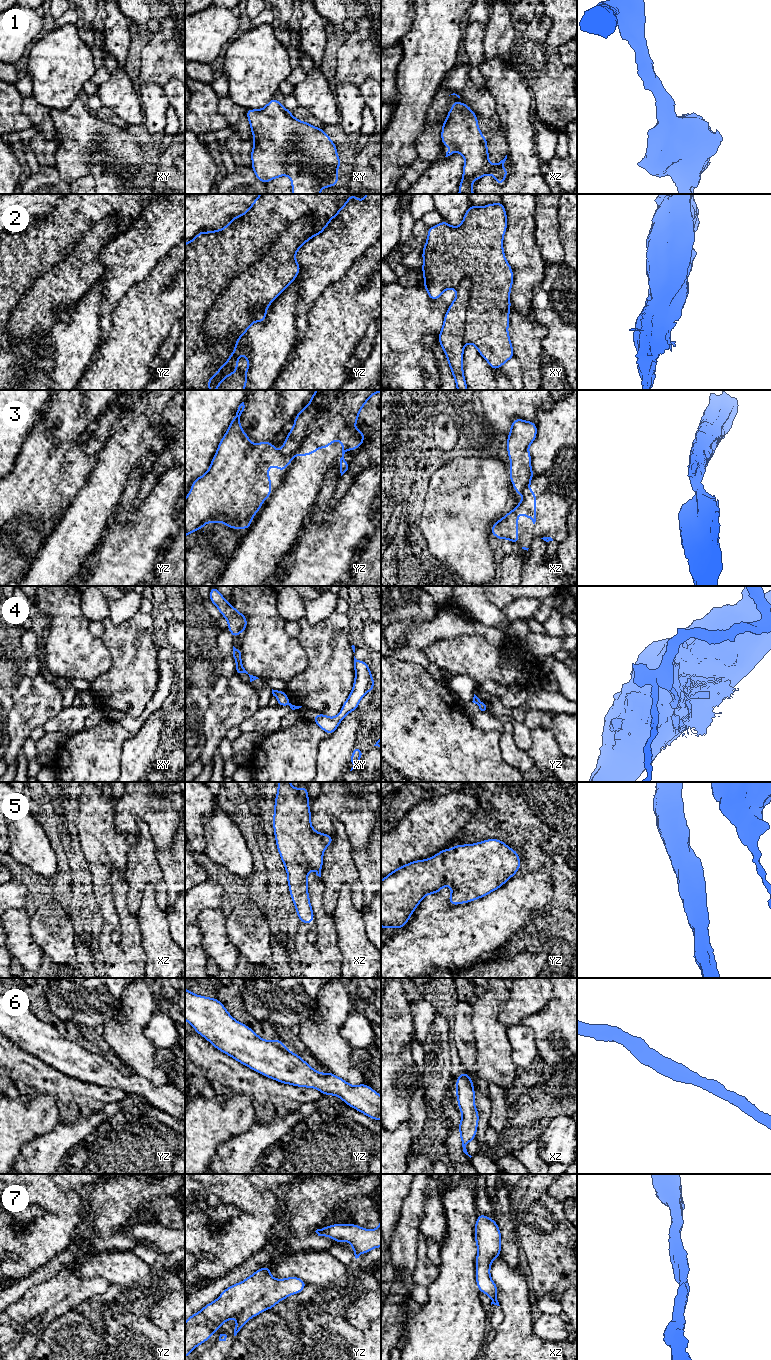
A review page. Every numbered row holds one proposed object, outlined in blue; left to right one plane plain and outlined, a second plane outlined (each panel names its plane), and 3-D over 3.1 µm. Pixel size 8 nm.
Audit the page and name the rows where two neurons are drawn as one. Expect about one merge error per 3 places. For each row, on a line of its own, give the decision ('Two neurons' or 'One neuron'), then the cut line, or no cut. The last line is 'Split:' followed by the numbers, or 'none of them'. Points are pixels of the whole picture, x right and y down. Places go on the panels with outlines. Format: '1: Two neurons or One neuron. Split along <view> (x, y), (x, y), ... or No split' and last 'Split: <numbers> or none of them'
1: One neuron. No split
2: Two neurons. Split along yz (299, 194), (300, 214), (203, 323), (234, 339), (185, 363)
3: Two neurons. Split along xz (530, 480), (521, 493)
4: One neuron. No split
5: One neuron. No split
6: One neuron. No split
7: One neuron. No split
Split: 2, 3

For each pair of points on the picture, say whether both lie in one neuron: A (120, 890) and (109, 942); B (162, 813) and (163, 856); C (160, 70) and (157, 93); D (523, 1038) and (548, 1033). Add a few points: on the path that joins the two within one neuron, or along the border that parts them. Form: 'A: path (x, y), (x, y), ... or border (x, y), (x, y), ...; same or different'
A: path (121, 903), (122, 922), (117, 929); same
B: border (174, 834), (174, 843), (167, 849), (159, 850); different
C: border (142, 83), (157, 83), (162, 86); different
D: border (521, 1024), (532, 1030), (539, 1056); different

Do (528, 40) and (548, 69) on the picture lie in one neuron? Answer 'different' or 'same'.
same

